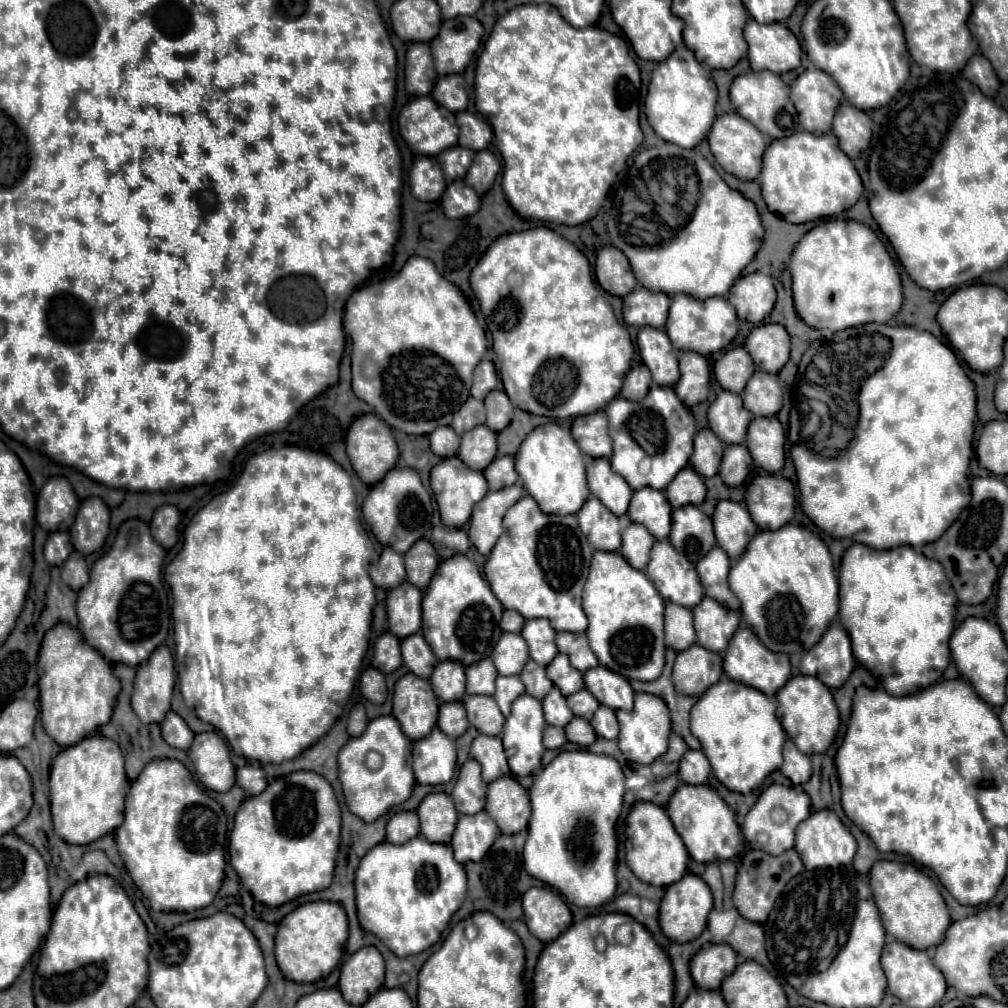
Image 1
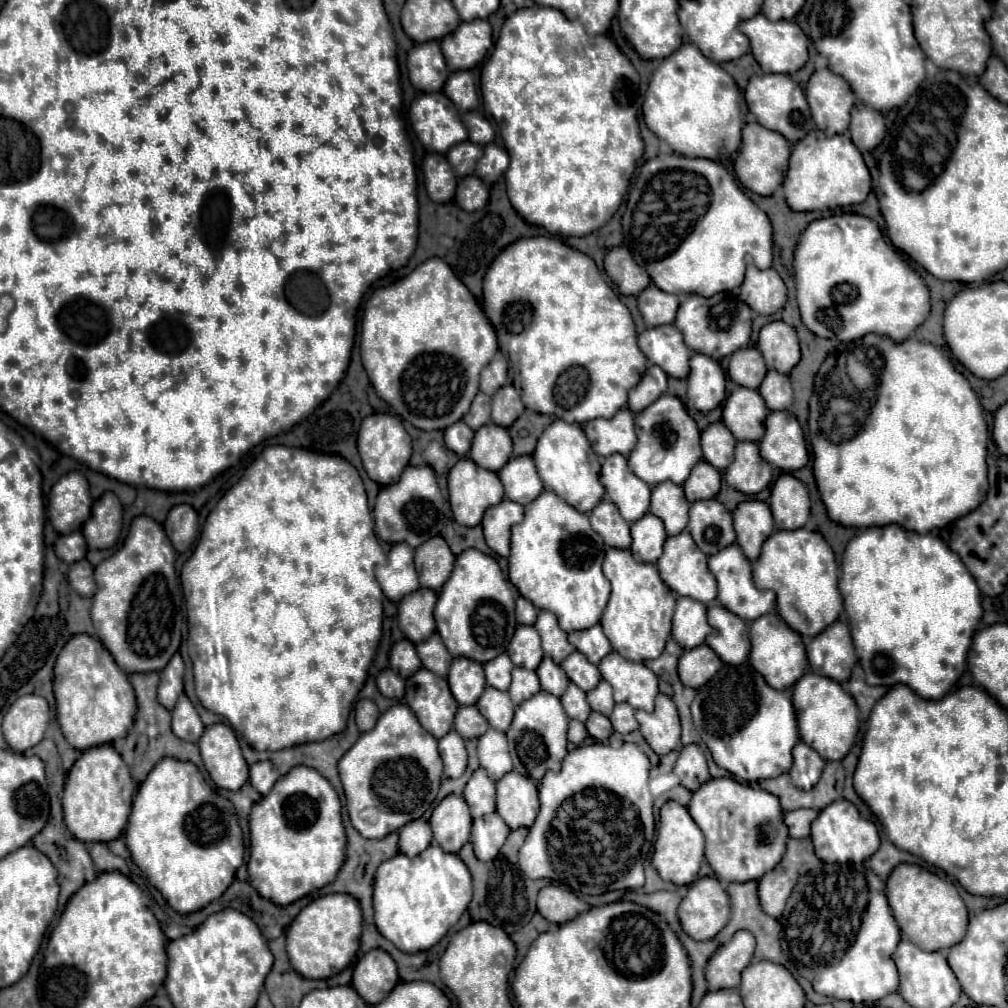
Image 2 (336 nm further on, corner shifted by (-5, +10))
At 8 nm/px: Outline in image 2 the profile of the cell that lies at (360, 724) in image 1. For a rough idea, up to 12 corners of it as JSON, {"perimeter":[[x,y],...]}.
{"perimeter":[[371,699],[355,705],[355,723],[359,731],[375,727],[379,709]]}

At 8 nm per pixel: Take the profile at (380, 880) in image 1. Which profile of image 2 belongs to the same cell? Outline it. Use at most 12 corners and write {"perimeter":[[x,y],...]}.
{"perimeter":[[431,843],[373,883],[397,949],[433,947],[471,901],[471,873]]}

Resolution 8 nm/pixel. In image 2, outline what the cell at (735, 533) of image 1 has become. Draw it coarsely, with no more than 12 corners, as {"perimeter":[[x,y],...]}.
{"perimeter":[[743,501],[733,511],[737,545],[757,561],[773,533],[771,509]]}

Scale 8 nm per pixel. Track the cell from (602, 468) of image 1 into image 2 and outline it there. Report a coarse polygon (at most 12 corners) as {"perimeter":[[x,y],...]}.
{"perimeter":[[605,457],[599,477],[625,521],[649,511],[651,489],[627,459]]}

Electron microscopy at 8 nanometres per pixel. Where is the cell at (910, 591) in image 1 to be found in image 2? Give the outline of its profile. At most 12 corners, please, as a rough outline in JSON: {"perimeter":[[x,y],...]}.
{"perimeter":[[853,537],[839,591],[869,685],[955,687],[981,593],[941,537]]}

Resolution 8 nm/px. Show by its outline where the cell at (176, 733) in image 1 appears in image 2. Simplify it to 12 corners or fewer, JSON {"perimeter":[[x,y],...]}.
{"perimeter":[[185,693],[173,713],[173,733],[197,743],[205,727]]}

